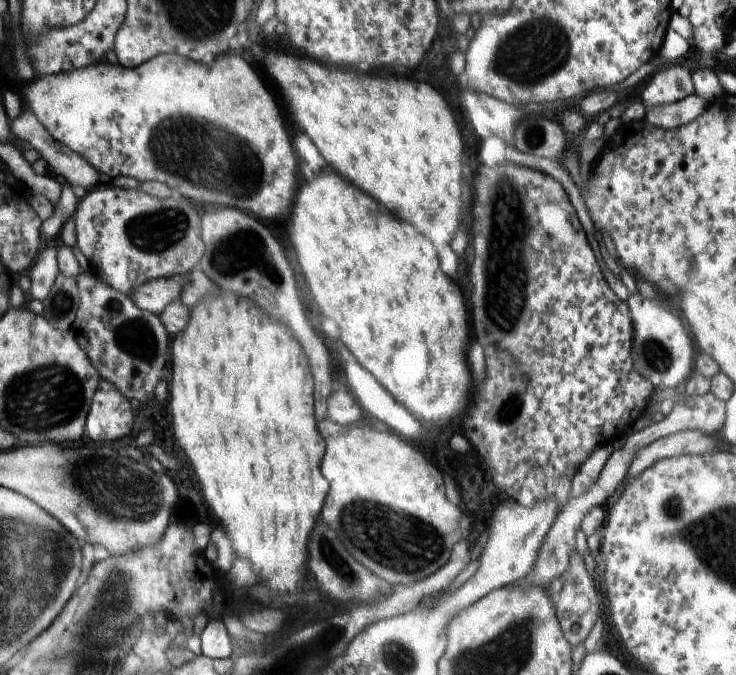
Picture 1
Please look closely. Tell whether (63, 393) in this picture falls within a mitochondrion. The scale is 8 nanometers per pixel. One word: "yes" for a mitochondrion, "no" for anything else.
yes

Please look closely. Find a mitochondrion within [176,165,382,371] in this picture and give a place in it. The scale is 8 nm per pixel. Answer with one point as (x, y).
(241, 246)

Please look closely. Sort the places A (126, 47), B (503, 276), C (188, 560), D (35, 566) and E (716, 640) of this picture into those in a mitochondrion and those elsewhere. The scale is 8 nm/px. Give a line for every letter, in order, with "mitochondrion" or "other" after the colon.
A: other
B: mitochondrion
C: other
D: mitochondrion
E: other

